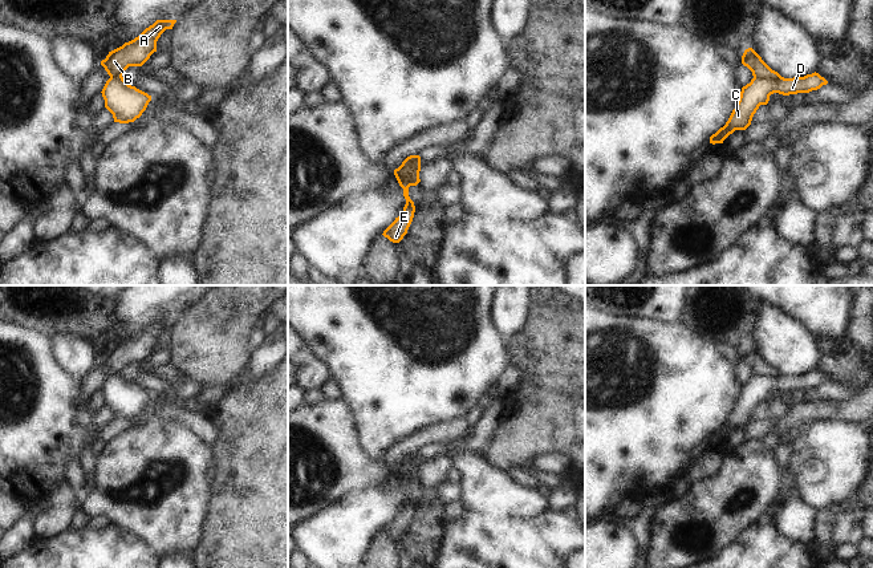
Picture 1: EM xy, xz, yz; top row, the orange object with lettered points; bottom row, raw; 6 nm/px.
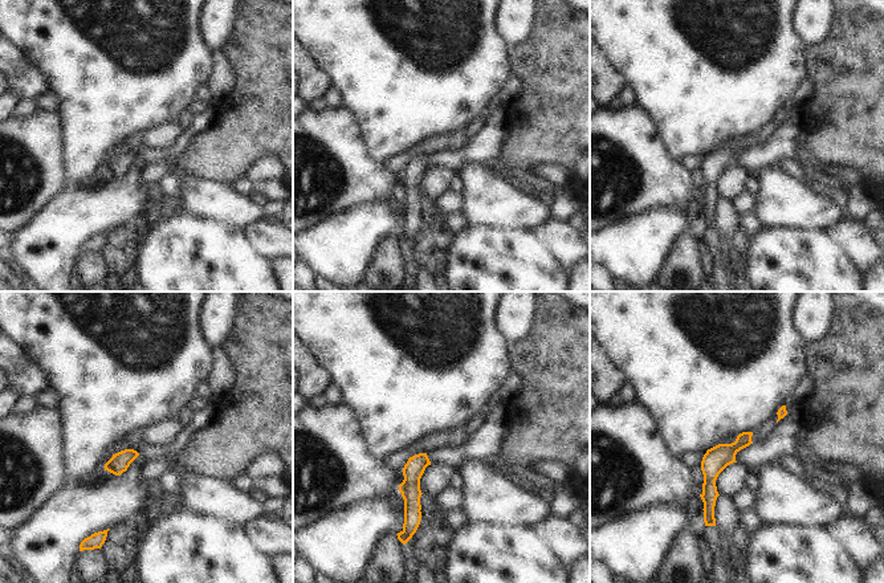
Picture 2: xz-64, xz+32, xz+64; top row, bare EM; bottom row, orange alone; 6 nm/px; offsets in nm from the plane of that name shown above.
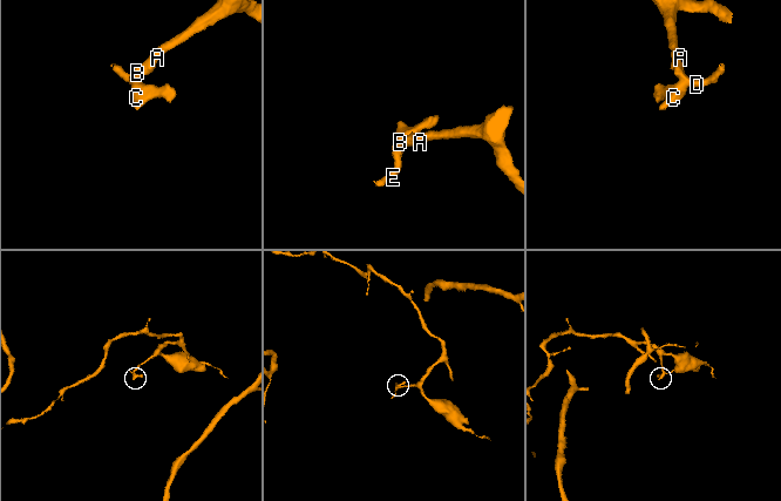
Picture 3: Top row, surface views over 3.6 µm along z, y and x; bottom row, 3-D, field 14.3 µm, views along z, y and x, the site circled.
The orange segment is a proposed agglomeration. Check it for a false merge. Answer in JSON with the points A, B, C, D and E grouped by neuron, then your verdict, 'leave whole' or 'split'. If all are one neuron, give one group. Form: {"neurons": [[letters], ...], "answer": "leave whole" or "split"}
{"neurons": [["A", "B"], ["C", "D", "E"]], "answer": "split"}

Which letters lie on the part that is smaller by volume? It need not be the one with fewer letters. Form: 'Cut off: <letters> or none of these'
Cut off: C, D, E

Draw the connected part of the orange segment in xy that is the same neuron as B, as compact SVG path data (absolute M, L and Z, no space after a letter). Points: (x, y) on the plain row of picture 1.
M157 317L138 334L109 349L101 362L110 374L122 374L129 364L142 364L157 349L157 338L166 326L172 326L176 317Z

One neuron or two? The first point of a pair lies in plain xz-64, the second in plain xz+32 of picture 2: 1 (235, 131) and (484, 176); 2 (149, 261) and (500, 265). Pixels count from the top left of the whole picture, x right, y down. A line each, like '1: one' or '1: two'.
1: two
2: one

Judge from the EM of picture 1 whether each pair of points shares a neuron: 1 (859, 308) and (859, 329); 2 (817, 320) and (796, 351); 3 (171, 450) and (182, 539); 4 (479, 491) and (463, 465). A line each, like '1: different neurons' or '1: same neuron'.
1: same neuron
2: different neurons
3: same neuron
4: same neuron

